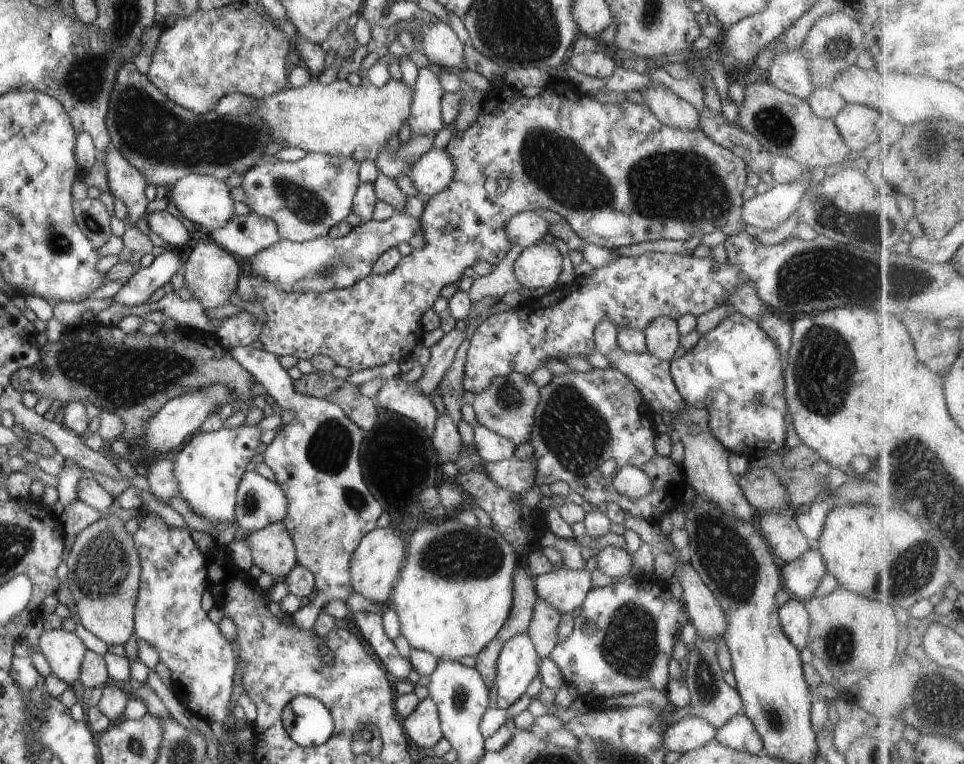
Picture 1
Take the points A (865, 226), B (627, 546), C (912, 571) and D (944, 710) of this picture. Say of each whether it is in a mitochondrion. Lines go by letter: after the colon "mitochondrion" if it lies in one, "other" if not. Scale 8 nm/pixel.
A: mitochondrion
B: other
C: mitochondrion
D: mitochondrion

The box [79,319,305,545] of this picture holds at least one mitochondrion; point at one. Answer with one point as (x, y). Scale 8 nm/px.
(251, 501)

